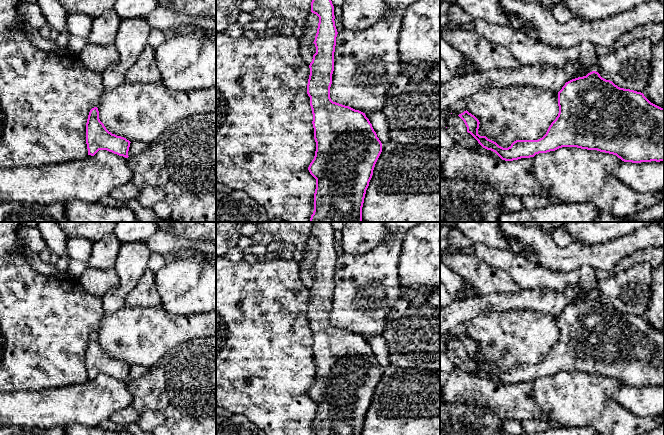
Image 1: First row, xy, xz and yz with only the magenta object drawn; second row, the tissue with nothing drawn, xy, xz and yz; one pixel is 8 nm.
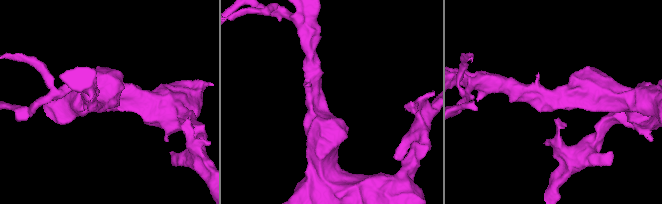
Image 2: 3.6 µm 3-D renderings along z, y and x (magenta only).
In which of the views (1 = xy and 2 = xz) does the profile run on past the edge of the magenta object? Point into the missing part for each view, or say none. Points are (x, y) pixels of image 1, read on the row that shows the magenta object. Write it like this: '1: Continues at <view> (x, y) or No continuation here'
1: No continuation here
2: No continuation here

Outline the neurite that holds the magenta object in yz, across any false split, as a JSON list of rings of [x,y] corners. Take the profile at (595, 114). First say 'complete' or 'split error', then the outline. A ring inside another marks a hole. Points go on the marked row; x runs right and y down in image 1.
complete; [[[592,71],[565,83],[558,92],[558,106],[558,116],[542,138],[516,140],[508,148],[499,146],[486,136],[480,136],[480,122],[467,110],[458,116],[464,121],[467,132],[483,148],[495,152],[505,161],[530,158],[562,147],[597,150],[616,155],[624,162],[664,161],[664,108],[651,103],[643,93],[620,88]]]

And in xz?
complete; [[[312,0],[311,12],[319,17],[314,44],[316,53],[309,65],[307,94],[313,114],[315,156],[308,170],[316,179],[314,211],[309,222],[363,222],[362,207],[382,143],[365,113],[333,102],[330,87],[334,71],[337,29],[331,0]]]

